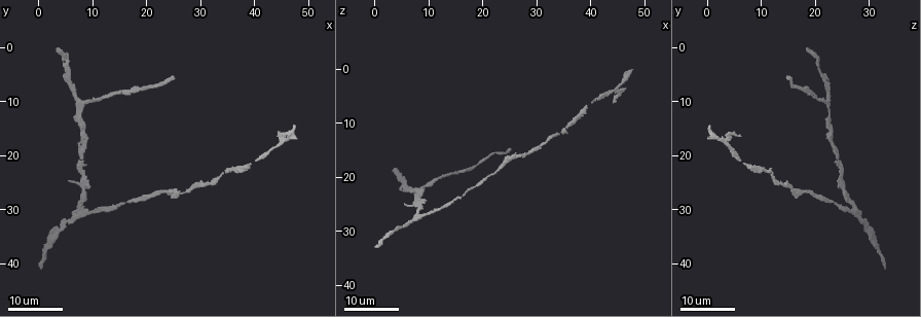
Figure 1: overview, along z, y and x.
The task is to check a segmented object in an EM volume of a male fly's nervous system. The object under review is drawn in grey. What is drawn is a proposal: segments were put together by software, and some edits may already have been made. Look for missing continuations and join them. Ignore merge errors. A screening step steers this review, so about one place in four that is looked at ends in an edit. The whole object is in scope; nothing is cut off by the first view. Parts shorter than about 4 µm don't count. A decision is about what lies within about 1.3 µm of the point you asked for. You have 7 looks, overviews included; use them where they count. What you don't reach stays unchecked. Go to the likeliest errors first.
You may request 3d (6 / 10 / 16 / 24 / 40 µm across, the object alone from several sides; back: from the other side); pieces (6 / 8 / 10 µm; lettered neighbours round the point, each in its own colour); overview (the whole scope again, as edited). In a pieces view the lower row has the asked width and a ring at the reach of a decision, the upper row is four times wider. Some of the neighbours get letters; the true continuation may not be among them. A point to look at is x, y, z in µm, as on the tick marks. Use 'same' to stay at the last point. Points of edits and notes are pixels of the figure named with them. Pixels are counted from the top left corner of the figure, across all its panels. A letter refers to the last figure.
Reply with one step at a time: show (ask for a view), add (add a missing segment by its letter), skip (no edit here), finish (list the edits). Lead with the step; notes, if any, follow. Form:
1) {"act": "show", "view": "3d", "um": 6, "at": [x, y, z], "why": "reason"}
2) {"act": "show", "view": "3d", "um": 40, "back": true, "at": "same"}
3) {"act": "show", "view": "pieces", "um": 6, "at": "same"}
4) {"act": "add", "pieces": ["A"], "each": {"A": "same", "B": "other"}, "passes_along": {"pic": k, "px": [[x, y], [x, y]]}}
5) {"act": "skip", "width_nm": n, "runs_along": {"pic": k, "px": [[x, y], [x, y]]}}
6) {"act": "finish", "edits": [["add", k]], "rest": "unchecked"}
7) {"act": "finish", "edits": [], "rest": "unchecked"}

{"act": "show", "view": "3d", "um": 16, "at": [4.0, 0.5, 19.0], "why": "branch stops here"}

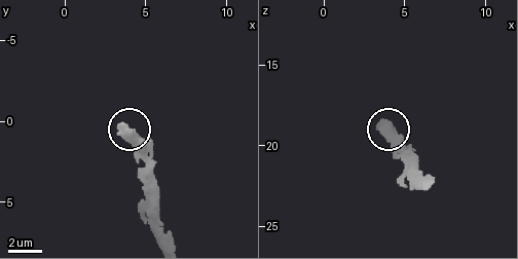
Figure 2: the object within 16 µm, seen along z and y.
{"act": "show", "view": "pieces", "um": 6, "at": [3.5, 0.1, 18.5], "why": "see the neighbours"}

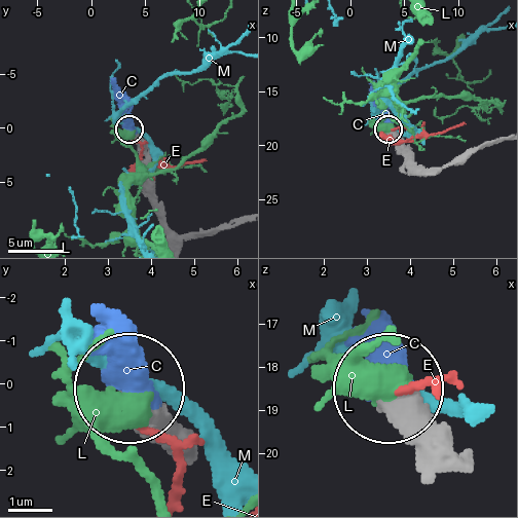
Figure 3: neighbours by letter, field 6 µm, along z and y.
{"act": "add", "pieces": ["C"], "each": {"C": "same", "E": "other", "L": "other", "M": "other"}, "found": "the cell continues"}

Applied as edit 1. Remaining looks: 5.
{"act": "show", "view": "3d", "um": 24, "at": [25.0, 5.5, 15.0]}

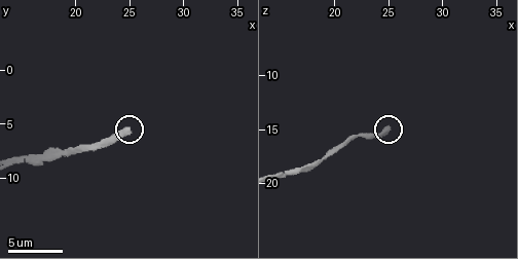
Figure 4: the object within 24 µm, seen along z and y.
{"act": "show", "view": "pieces", "um": 6, "at": [24.8, 5.8, 14.8]}

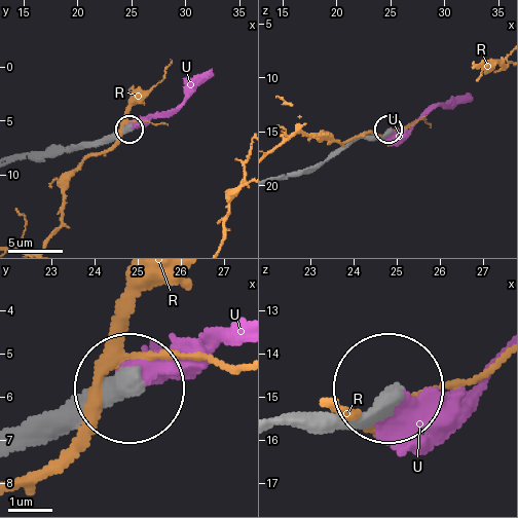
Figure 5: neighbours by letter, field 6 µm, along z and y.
{"act": "add", "pieces": ["U"], "width_nm": 390, "each": {"R": "other", "U": "same"}, "passes_along": {"pic": 5, "px": [[358, 140], [406, 132], [434, 106], [453, 105], [469, 95]]}, "found": "it goes on there"}

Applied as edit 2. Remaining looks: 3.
{"act": "show", "view": "3d", "um": 24, "at": [44.5, 16.5, 6.0], "why": "an open end"}

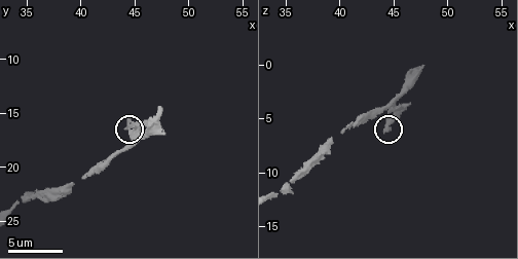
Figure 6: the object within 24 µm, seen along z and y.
{"act": "show", "view": "pieces", "um": 8, "at": [44.2, 16.4, 6.2]}

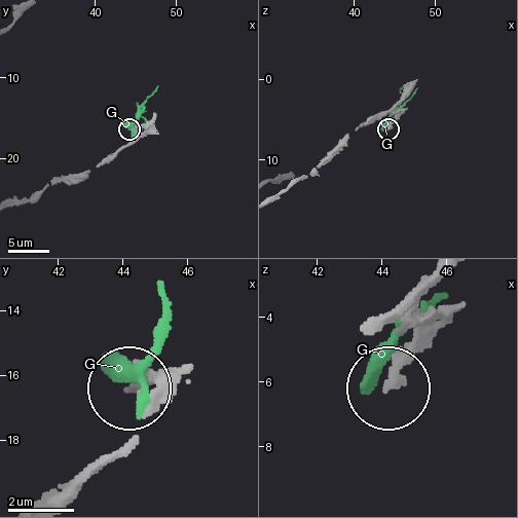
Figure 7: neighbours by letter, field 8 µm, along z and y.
{"act": "skip", "each": {"G": "other"}, "found": "none of them fits"}

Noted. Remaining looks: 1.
{"act": "finish", "edits": [["add", 3], ["add", 5]], "rest": "unchecked"}

